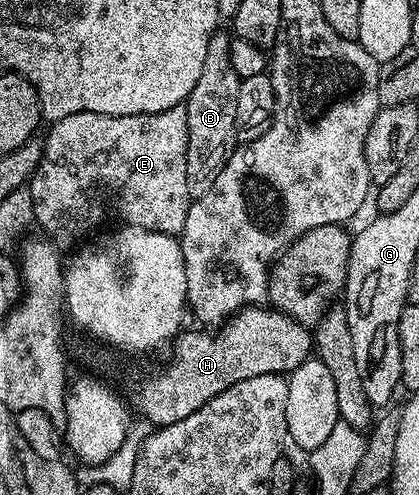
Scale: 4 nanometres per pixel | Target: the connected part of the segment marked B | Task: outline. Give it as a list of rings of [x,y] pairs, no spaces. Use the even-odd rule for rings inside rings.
[[[219,31],[212,35],[208,43],[208,59],[204,59],[204,71],[184,102],[188,123],[188,191],[191,198],[204,195],[204,191],[212,187],[216,175],[220,175],[239,144],[236,135],[236,95],[240,91],[240,78],[232,67],[232,37],[227,33]]]

